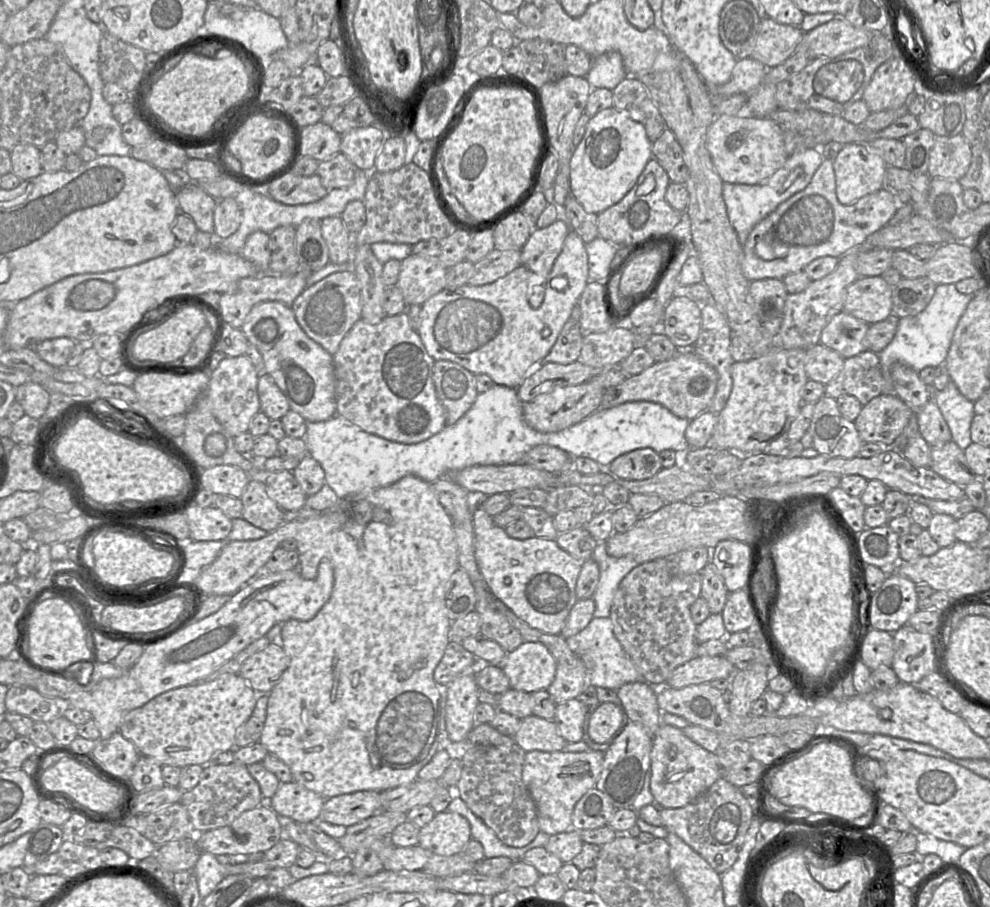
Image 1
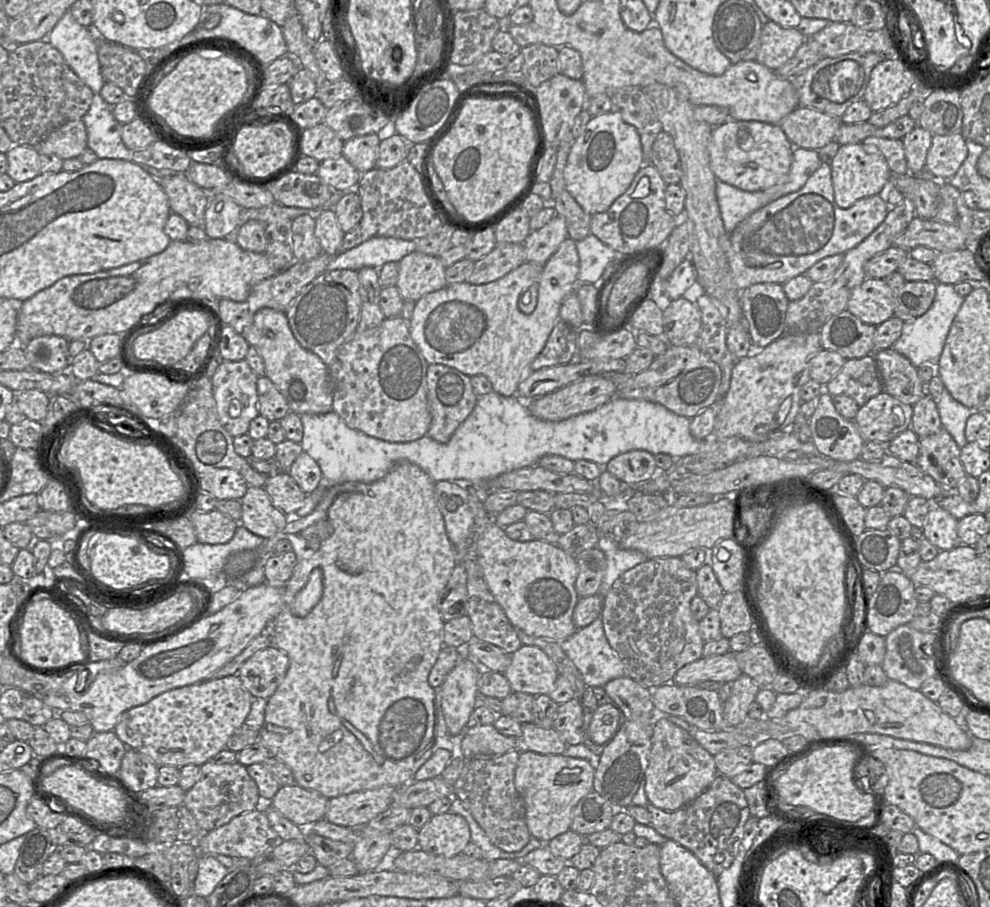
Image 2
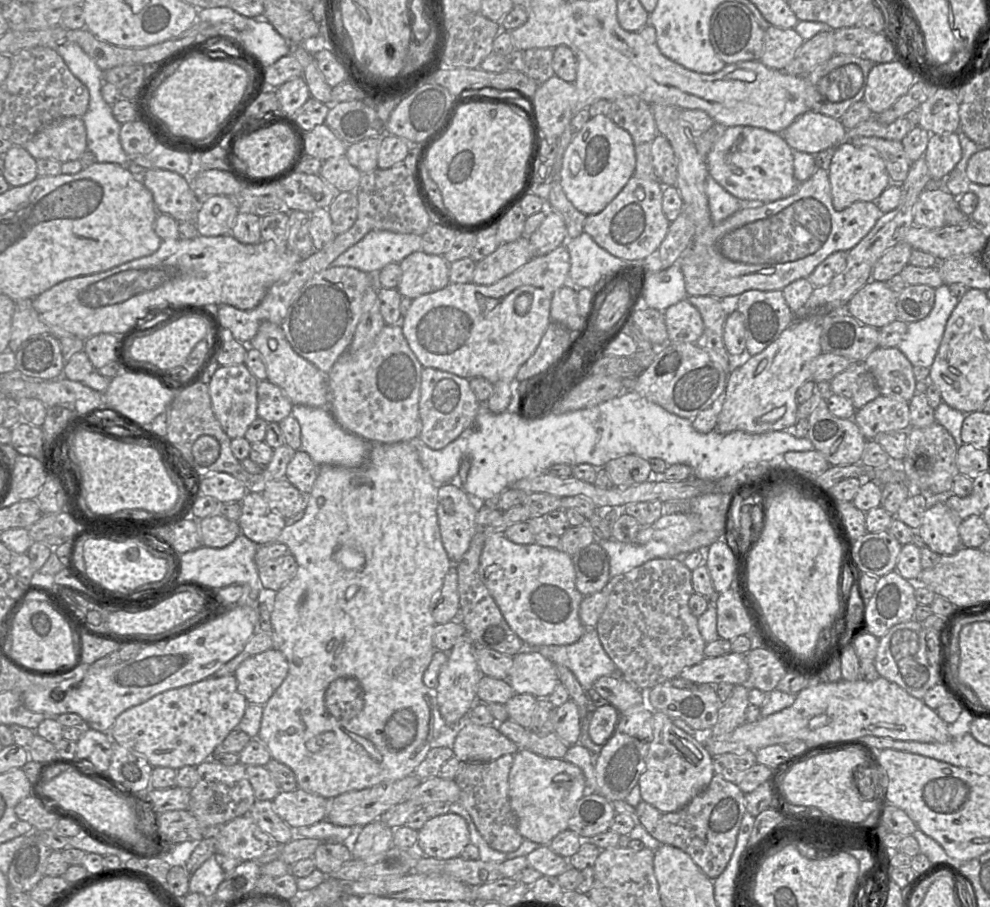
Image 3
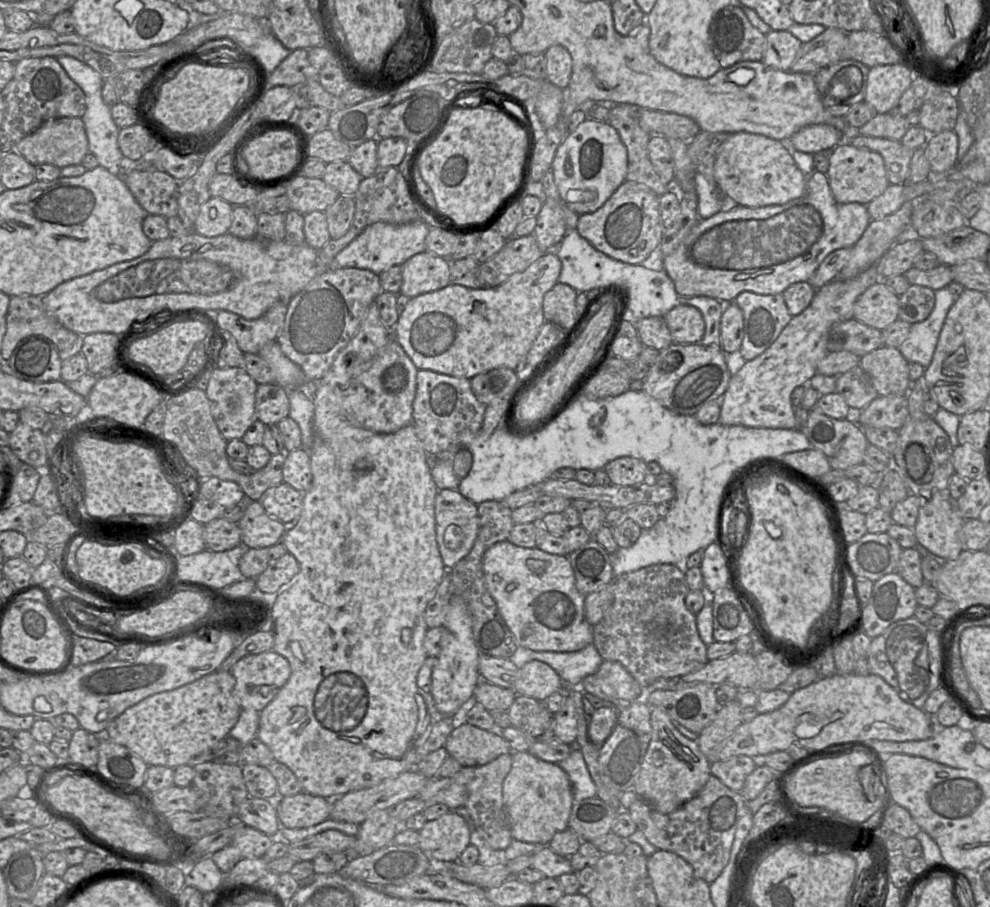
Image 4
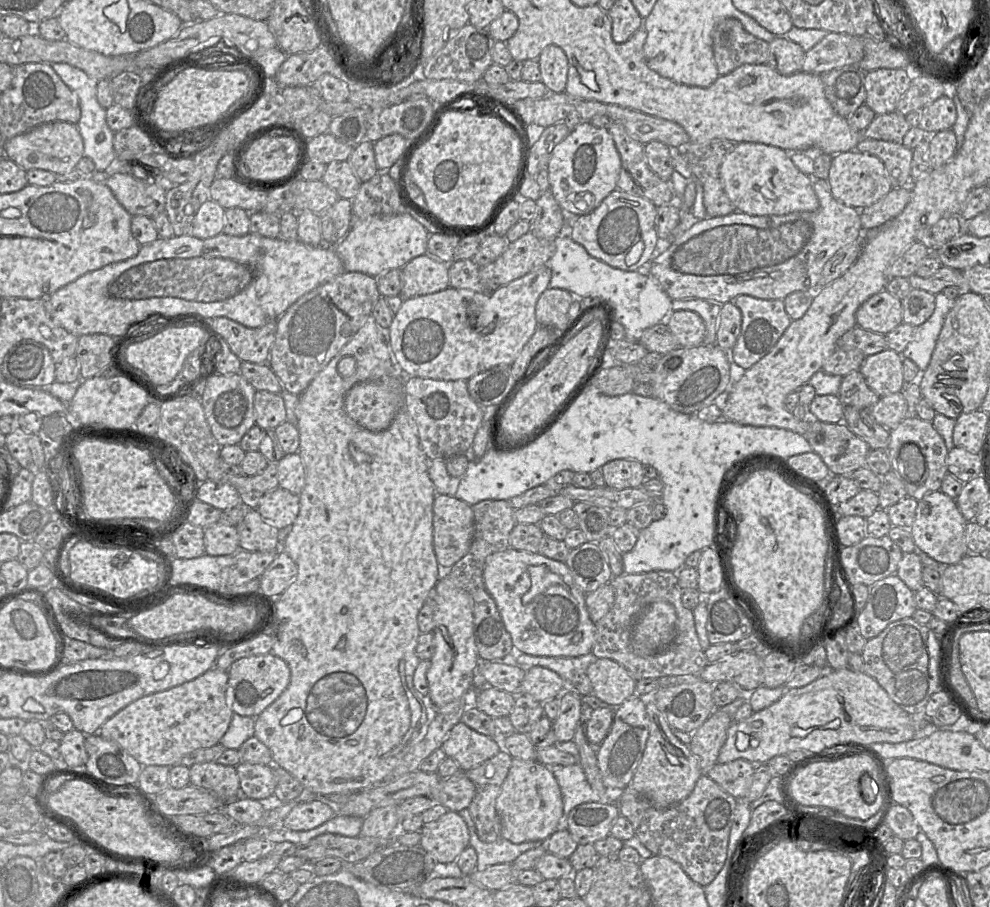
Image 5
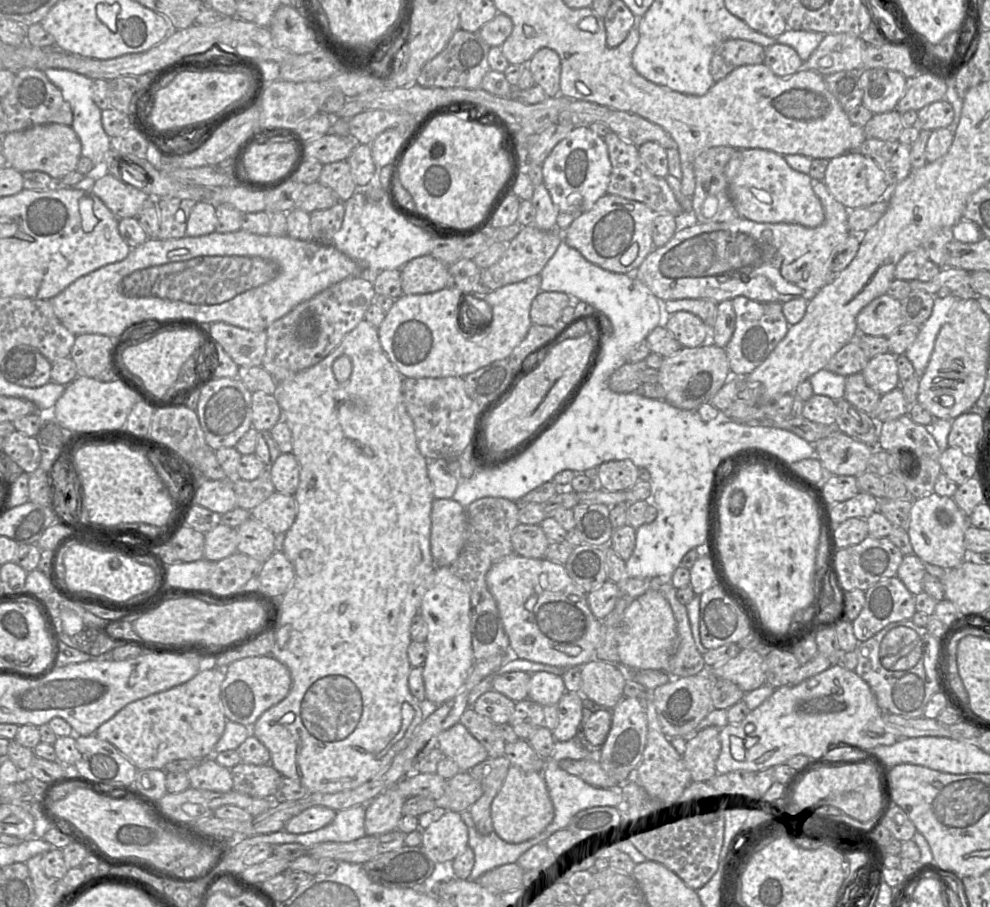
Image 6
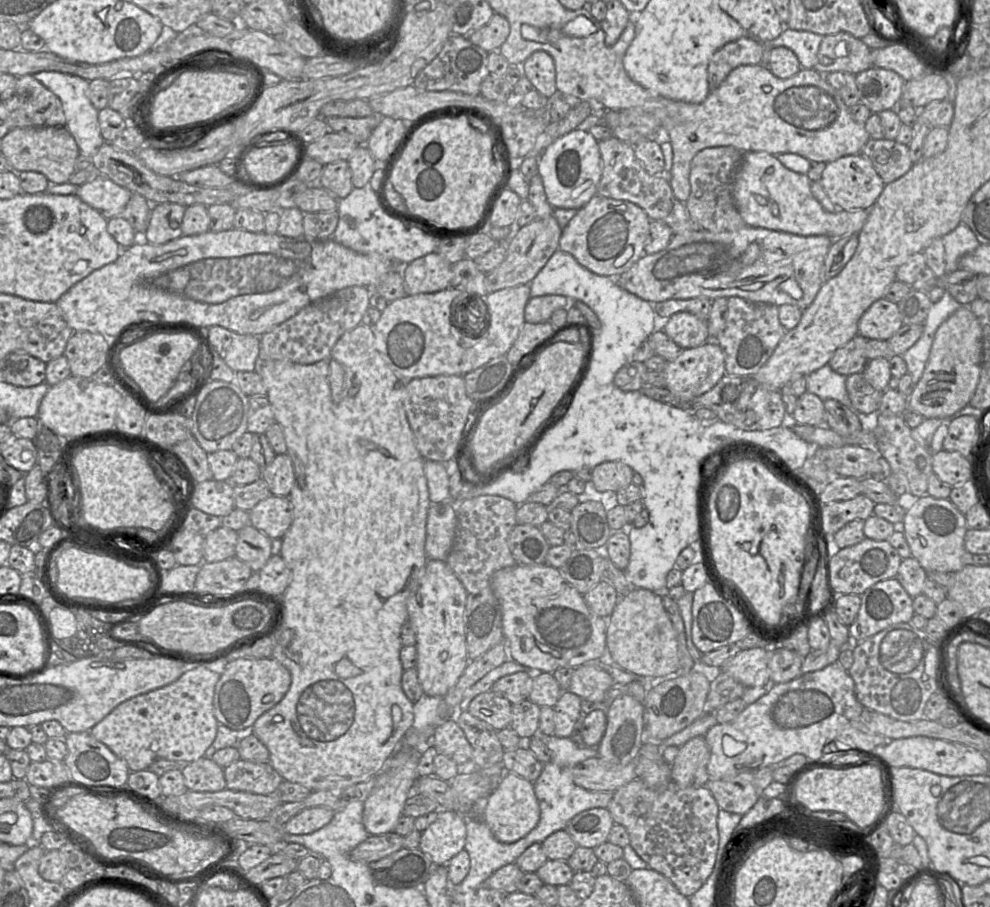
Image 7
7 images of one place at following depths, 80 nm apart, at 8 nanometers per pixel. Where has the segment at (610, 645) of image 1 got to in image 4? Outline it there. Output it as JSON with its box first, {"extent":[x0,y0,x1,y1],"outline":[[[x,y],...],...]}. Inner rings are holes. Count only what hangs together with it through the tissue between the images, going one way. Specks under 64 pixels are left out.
{"extent":[509,643,604,688],"outline":[[[593,643],[574,652],[533,651],[518,646],[509,658],[520,668],[524,663],[538,660],[552,667],[567,687],[580,688],[582,680],[594,675],[604,661]]]}

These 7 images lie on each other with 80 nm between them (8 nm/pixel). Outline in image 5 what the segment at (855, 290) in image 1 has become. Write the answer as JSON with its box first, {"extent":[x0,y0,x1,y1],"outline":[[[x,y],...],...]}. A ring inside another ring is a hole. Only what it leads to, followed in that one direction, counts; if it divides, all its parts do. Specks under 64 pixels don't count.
{"extent":[855,289,903,335],"outline":[[[884,289],[858,308],[855,320],[862,329],[886,335],[903,322],[901,300]]]}

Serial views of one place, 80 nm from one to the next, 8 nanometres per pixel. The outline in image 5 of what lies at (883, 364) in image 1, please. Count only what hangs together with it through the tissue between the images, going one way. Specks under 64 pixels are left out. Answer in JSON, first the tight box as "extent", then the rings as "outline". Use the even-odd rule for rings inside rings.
{"extent":[901,292,955,372],"outline":[[[942,292],[936,294],[935,298],[933,314],[923,324],[915,327],[912,340],[901,354],[903,358],[912,360],[921,372],[925,371],[930,363],[946,315],[955,301]]]}

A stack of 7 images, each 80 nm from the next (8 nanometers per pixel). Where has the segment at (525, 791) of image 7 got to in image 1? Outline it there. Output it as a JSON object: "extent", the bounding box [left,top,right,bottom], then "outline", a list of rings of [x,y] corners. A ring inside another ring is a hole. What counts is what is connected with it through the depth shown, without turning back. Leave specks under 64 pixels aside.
{"extent":[522,750,604,836],"outline":[[[589,750],[580,753],[531,751],[525,754],[522,779],[535,802],[541,832],[551,836],[571,829],[574,806],[588,790],[595,788],[604,753]]]}

